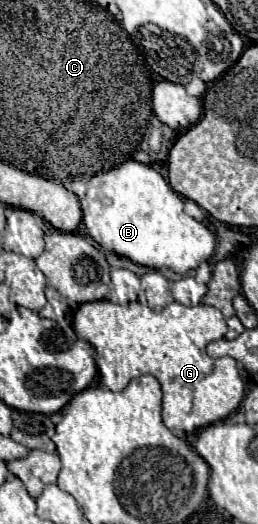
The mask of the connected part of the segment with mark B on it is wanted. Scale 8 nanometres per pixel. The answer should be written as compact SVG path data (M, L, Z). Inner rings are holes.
M126 161L102 175L94 175L80 203L88 235L102 249L128 257L138 265L152 269L166 267L178 275L186 275L214 253L216 239L200 223L206 219L205 211L192 200L187 199L184 204L184 197L158 171L138 161Z

